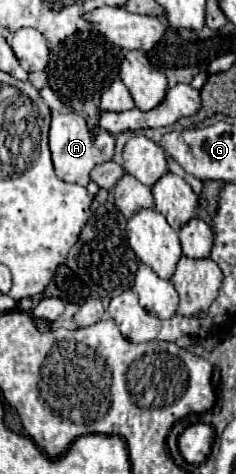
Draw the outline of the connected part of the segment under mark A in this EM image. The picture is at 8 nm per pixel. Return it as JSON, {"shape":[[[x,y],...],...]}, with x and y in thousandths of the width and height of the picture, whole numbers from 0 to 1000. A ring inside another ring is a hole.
{"shape":[[[229,238],[216,245],[212,259],[212,319],[220,340],[229,340],[229,357],[237,369],[280,382],[280,386],[322,386],[322,390],[373,390],[381,386],[381,361],[441,344],[441,340],[475,340],[483,335],[483,314],[492,314],[492,293],[407,268],[398,276],[373,268],[364,251],[322,243],[322,238]]]}

